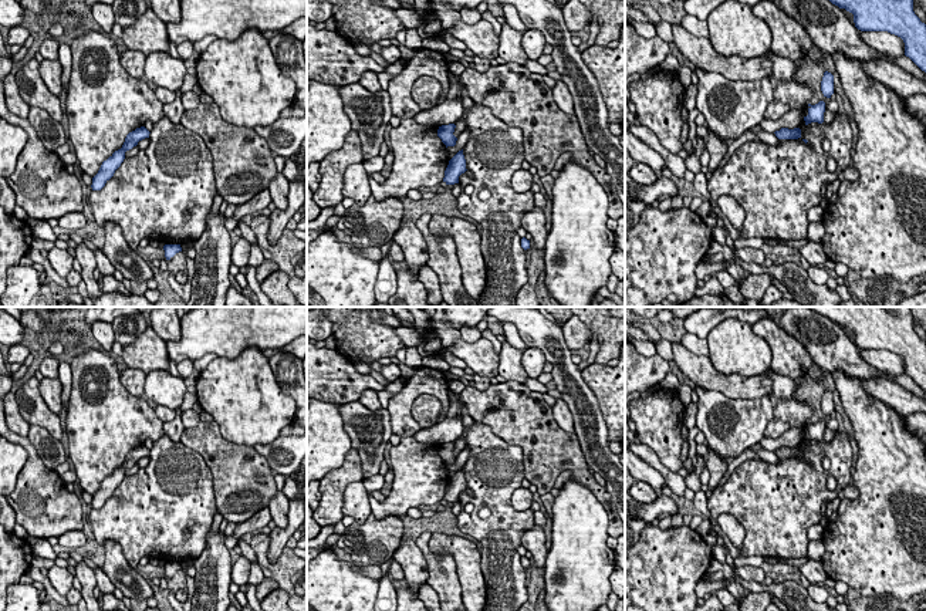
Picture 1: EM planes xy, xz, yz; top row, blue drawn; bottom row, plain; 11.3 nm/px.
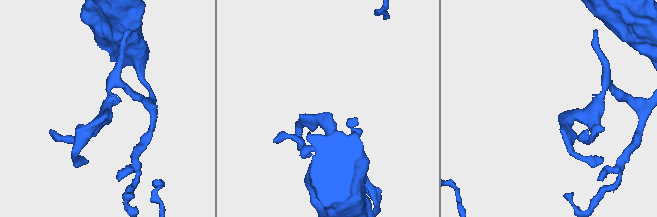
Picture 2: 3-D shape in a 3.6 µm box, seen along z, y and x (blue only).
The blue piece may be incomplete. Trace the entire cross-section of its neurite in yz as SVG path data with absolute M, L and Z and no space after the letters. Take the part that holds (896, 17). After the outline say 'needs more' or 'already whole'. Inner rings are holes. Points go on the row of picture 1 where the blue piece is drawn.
M829 0L854 14L861 31L888 31L905 43L905 55L926 72L926 24L913 11L913 0Z; already whole

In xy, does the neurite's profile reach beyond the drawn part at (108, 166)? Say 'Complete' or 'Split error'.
Complete

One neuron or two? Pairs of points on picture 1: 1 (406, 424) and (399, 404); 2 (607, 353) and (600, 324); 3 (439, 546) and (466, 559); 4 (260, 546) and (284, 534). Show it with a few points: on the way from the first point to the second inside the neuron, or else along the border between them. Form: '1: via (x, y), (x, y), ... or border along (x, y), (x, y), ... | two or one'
1: via (402, 419), (399, 408) | one
2: via (607, 345), (607, 331) | one
3: via (446, 546), (453, 546), (459, 552) | one
4: border along (269, 534), (267, 557), (274, 563) | two

